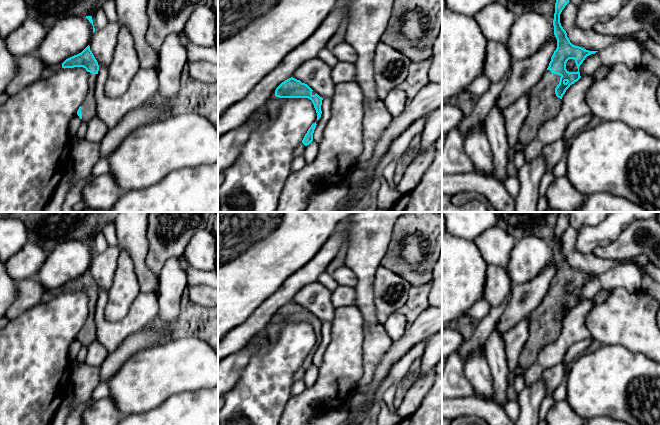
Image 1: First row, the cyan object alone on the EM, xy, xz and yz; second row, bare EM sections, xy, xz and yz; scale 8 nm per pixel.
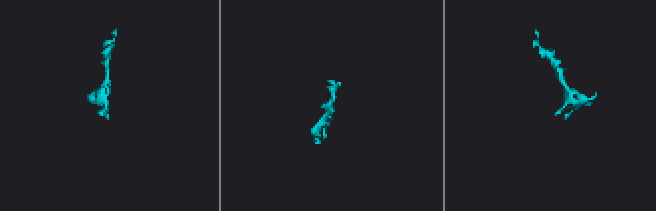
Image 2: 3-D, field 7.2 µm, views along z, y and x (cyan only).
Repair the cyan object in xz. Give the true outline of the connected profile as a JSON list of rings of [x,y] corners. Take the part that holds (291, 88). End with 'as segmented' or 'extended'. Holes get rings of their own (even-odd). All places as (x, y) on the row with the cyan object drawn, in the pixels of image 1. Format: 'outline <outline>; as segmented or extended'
outline [[[293,77],[282,82],[275,90],[275,95],[270,97],[265,107],[271,117],[278,115],[279,109],[285,98],[308,98],[312,101],[317,113],[317,120],[320,119],[323,98],[313,91],[307,84],[302,83]]]; extended

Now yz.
outline [[[556,0],[554,13],[554,35],[557,48],[554,51],[544,76],[528,92],[529,112],[519,133],[519,141],[528,146],[538,134],[539,129],[555,118],[561,109],[562,97],[566,90],[581,76],[579,67],[585,58],[598,51],[589,51],[573,45],[560,23],[560,14],[569,0]],[[574,59],[577,72],[569,72],[566,63]]]; extended

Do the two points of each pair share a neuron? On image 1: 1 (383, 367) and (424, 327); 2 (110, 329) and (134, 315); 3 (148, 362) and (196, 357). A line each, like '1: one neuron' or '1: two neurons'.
1: one neuron
2: one neuron
3: one neuron

